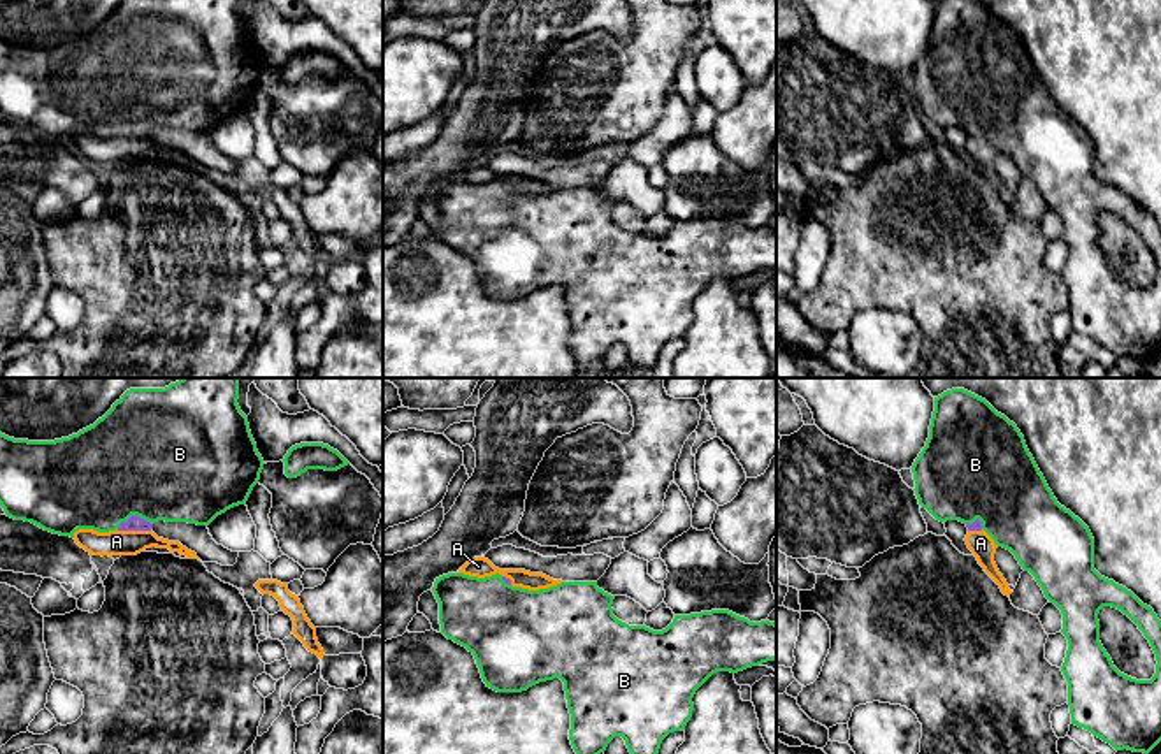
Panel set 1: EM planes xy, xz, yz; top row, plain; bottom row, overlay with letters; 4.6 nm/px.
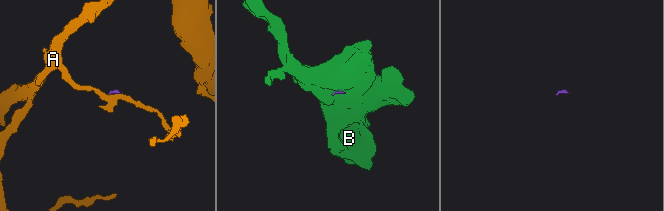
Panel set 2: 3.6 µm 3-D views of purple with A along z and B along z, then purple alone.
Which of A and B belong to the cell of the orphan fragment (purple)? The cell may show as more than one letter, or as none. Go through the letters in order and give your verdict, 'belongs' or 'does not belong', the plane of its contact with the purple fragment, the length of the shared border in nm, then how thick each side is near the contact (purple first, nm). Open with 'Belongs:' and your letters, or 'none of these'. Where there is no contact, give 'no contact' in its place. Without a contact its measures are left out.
Belongs: B
A: does not belong | xy | 160 nm | 70/110 nm
B: belongs | xy | 170 nm | 70/500 nm

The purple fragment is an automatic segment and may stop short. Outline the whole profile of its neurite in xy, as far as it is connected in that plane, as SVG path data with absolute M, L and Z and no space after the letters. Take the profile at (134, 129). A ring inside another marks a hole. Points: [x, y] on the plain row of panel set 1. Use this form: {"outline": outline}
{"outline": "M123 0L102 25L69 44L54 47L28 47L14 46L0 39L0 112L5 121L14 127L32 128L44 137L70 144L74 144L77 135L93 135L98 139L116 135L151 137L153 130L158 127L209 132L227 116L246 111L263 76L263 65L256 56L248 23L241 18L237 5L239 0Z"}

